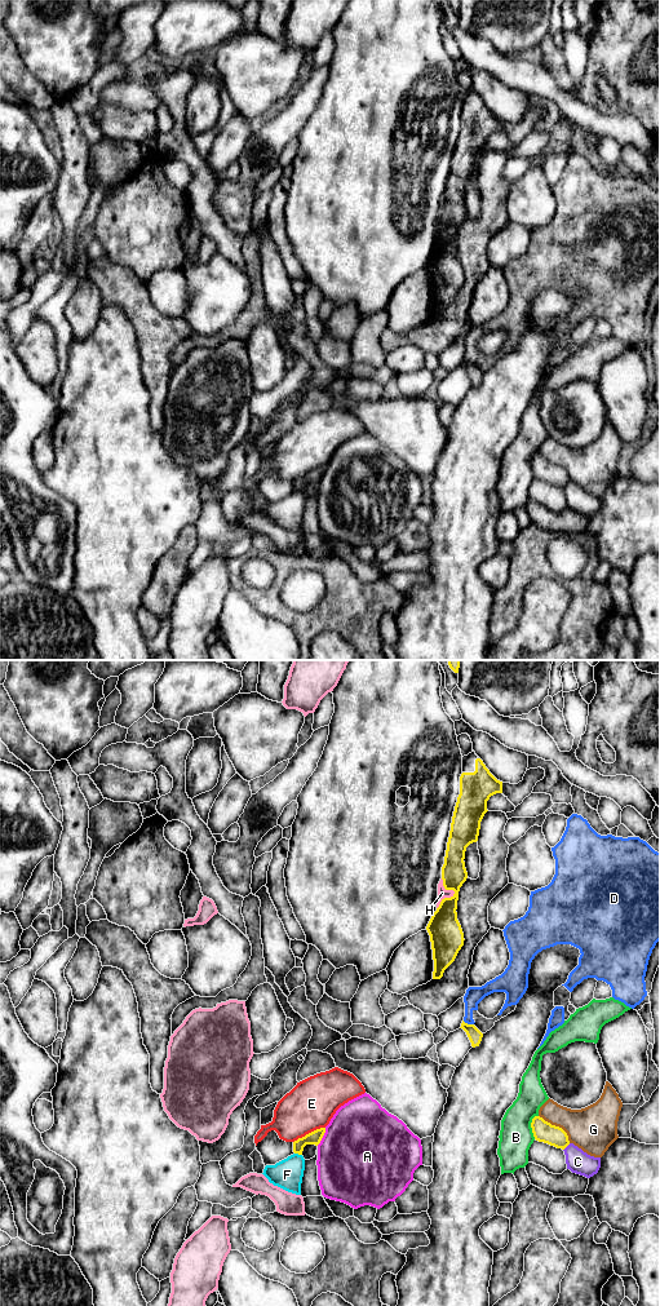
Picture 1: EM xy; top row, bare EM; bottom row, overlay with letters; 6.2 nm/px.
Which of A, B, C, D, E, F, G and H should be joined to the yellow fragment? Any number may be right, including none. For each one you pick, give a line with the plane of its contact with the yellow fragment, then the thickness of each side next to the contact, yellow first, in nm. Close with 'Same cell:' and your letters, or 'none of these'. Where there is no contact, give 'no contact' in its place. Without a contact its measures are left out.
Same cell: none of these

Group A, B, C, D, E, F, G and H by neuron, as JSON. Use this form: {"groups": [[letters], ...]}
{"groups": [["A"], ["B"], ["C"], ["D"], ["E"], ["F"], ["G"], ["H"]]}

